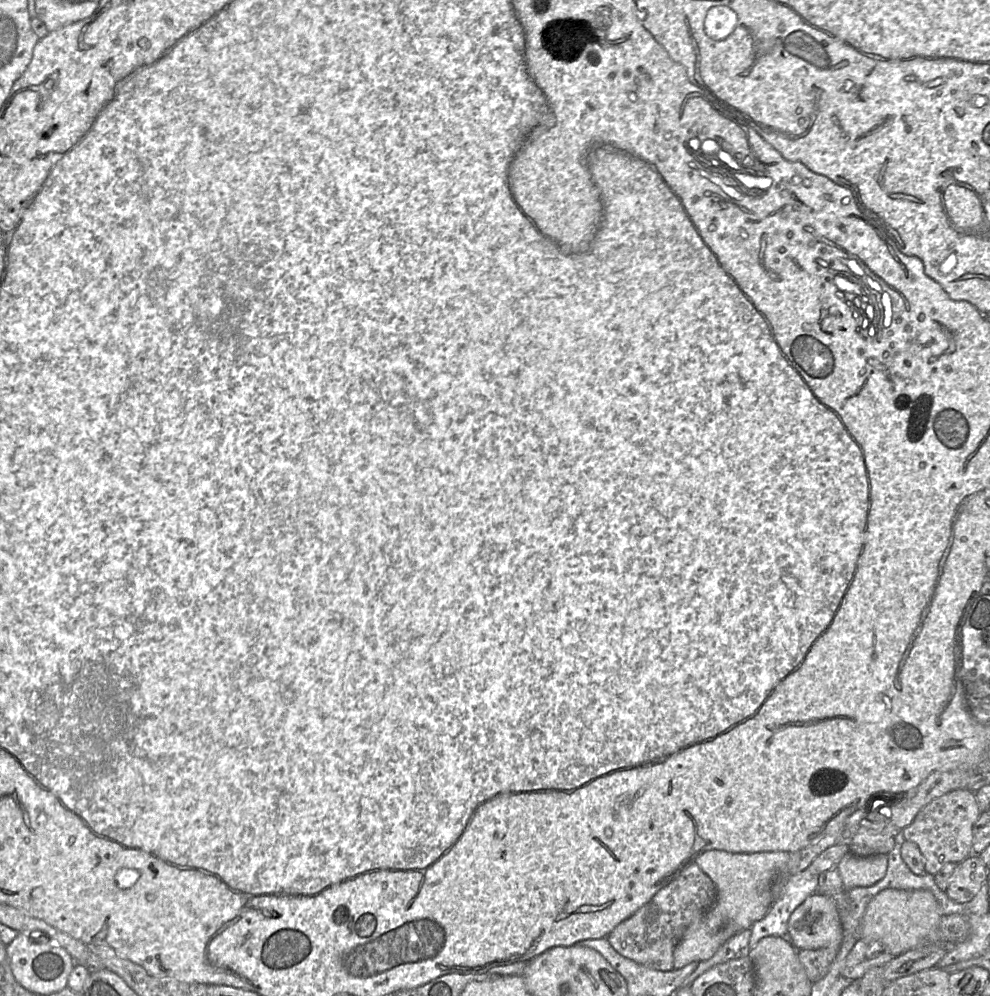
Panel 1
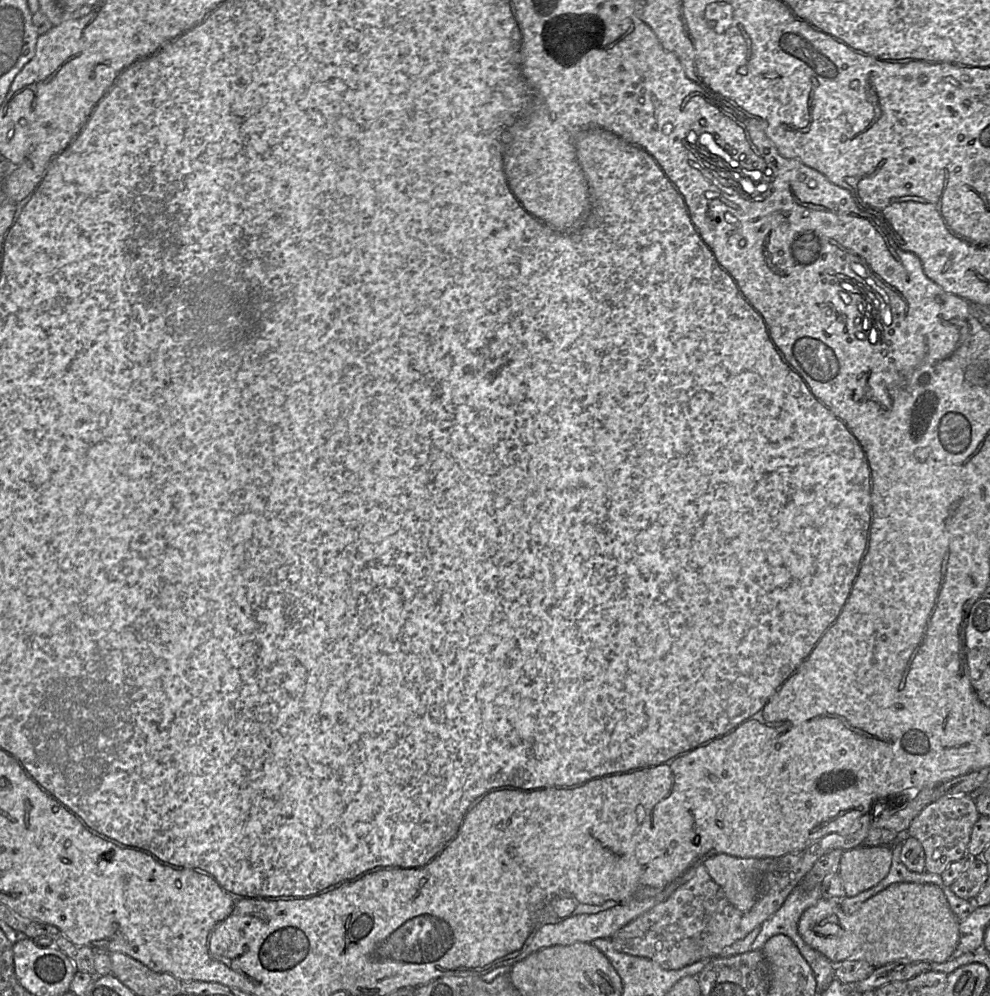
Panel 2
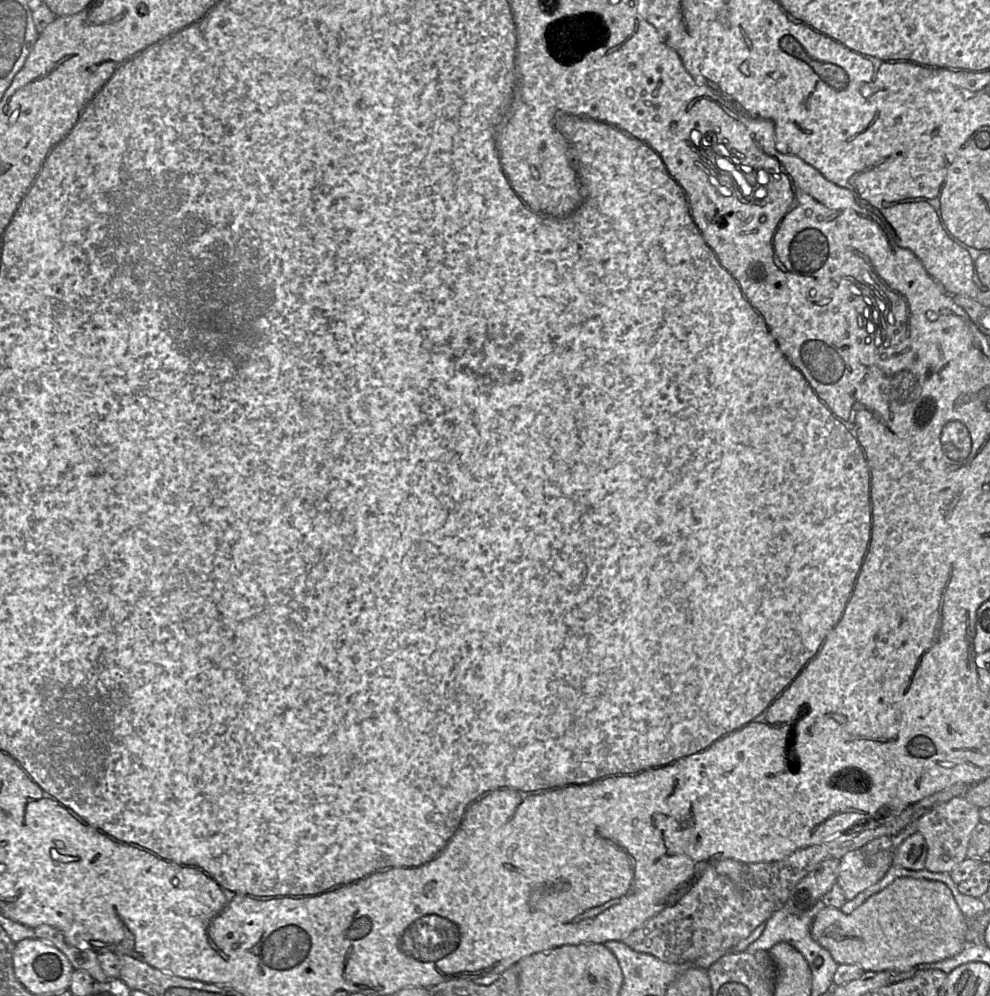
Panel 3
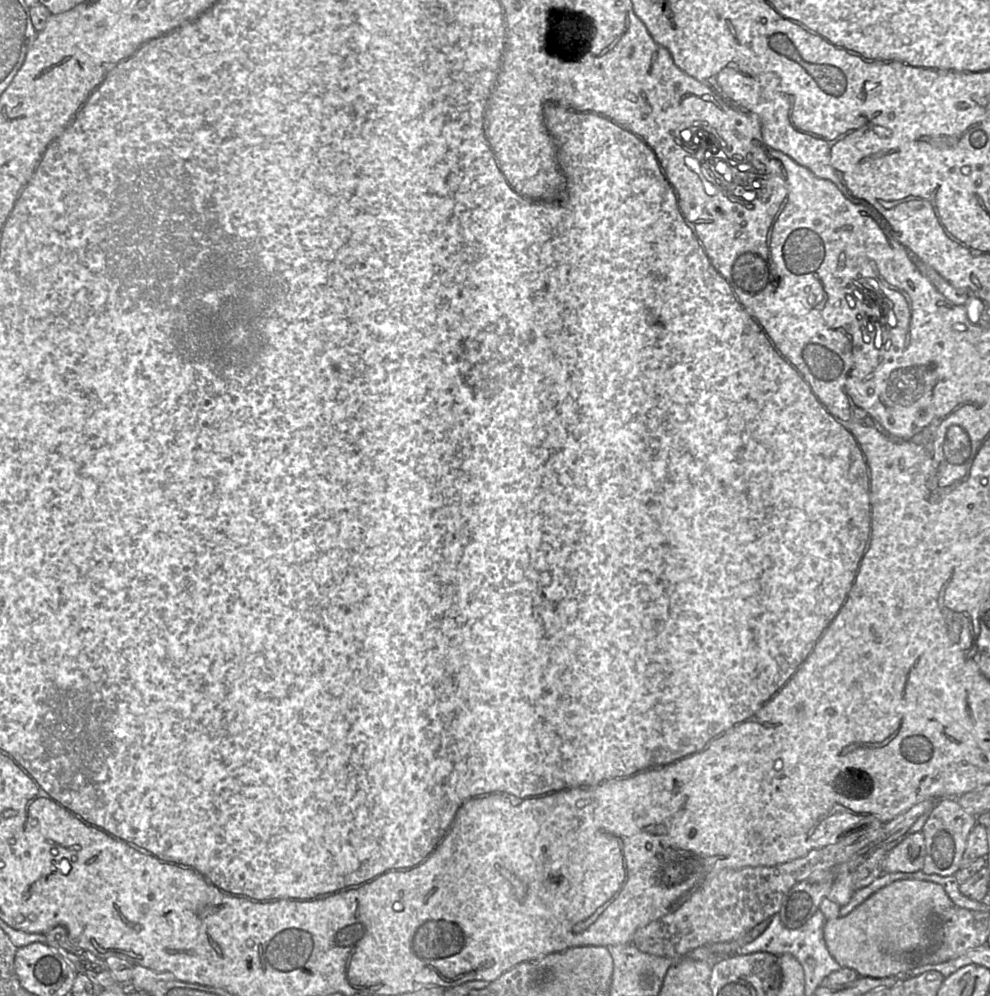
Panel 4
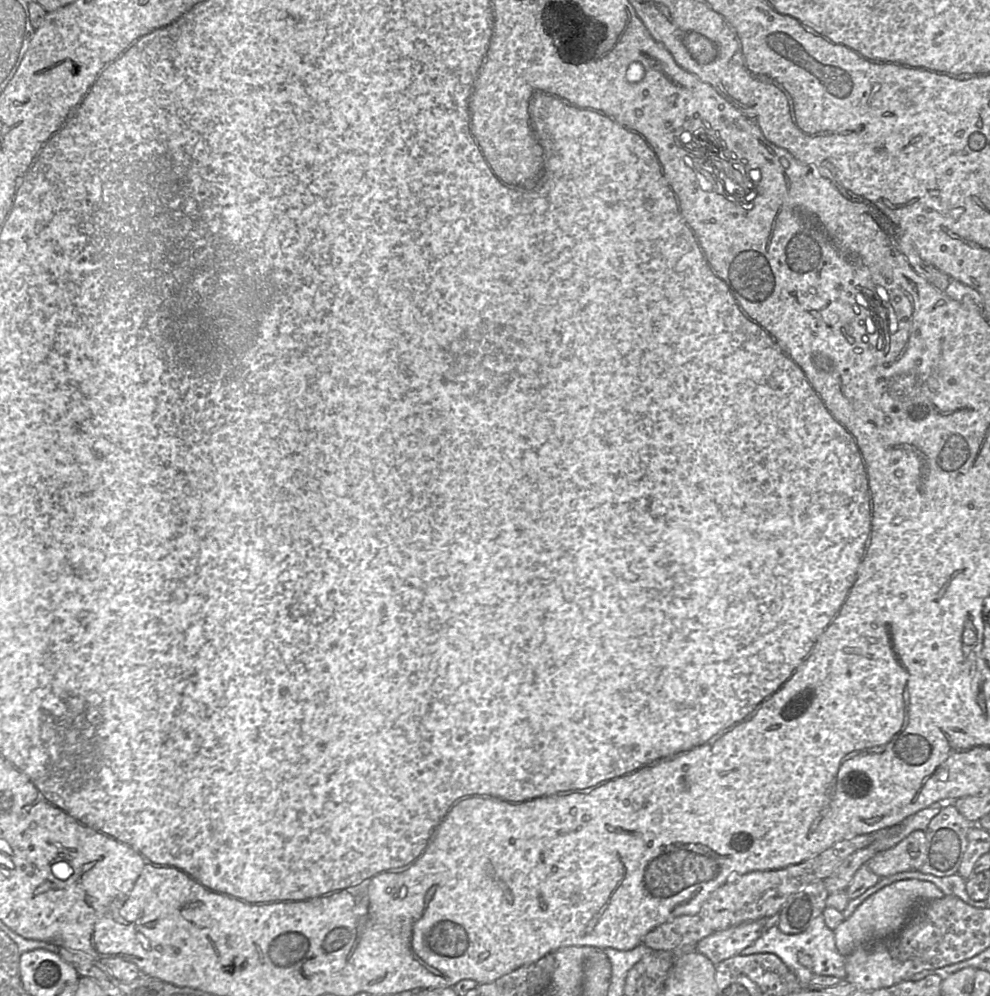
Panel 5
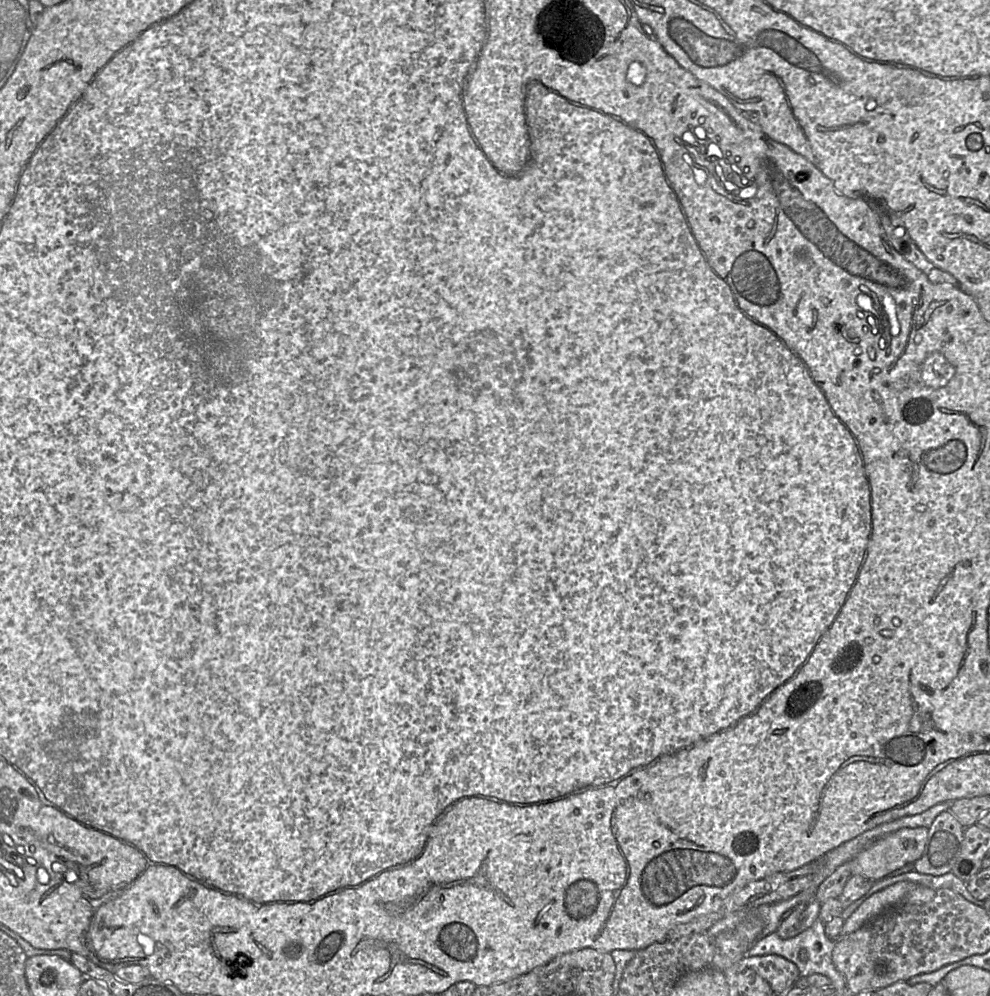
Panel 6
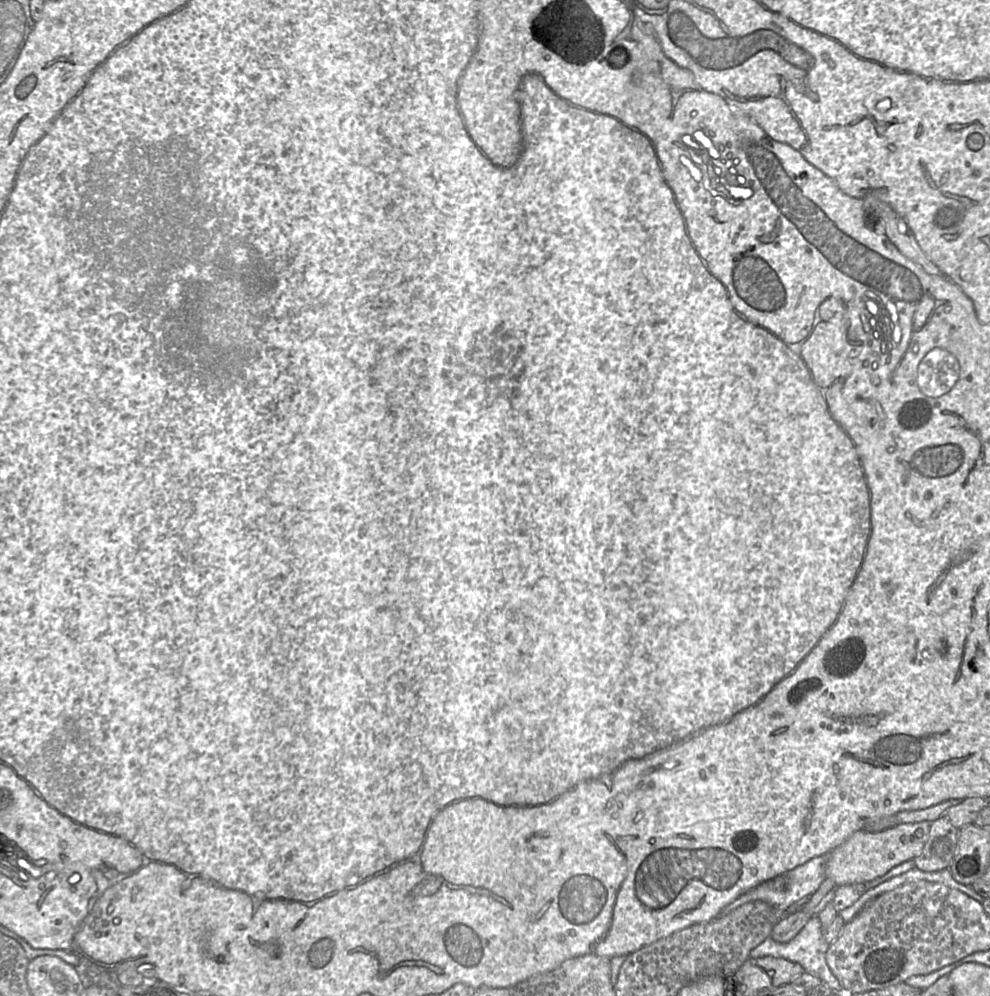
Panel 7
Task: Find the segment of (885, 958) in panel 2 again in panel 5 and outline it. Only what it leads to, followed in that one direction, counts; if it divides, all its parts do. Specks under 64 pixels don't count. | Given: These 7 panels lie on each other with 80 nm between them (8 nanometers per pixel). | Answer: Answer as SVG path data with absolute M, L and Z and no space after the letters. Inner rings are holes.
M918 879L899 880L884 886L863 901L833 930L838 952L846 957L863 944L892 938L902 929L919 904L943 896L944 893L936 885Z

